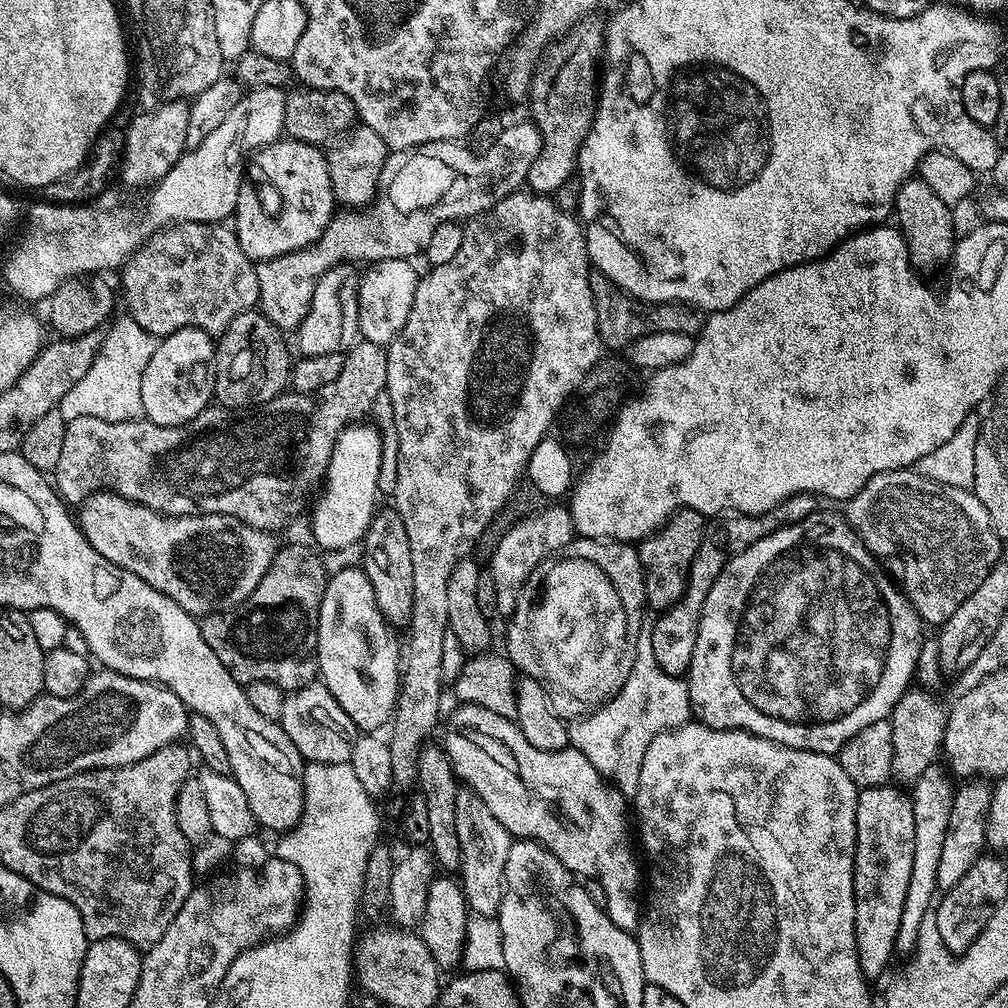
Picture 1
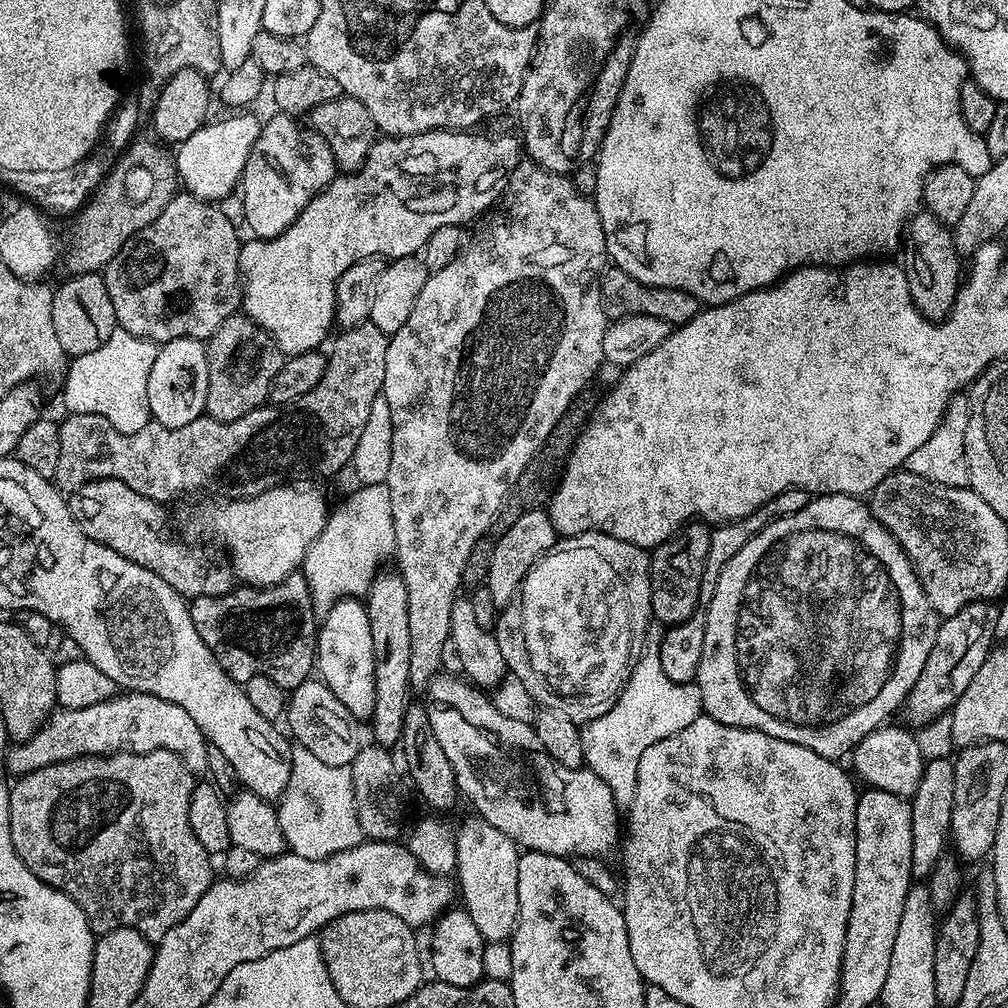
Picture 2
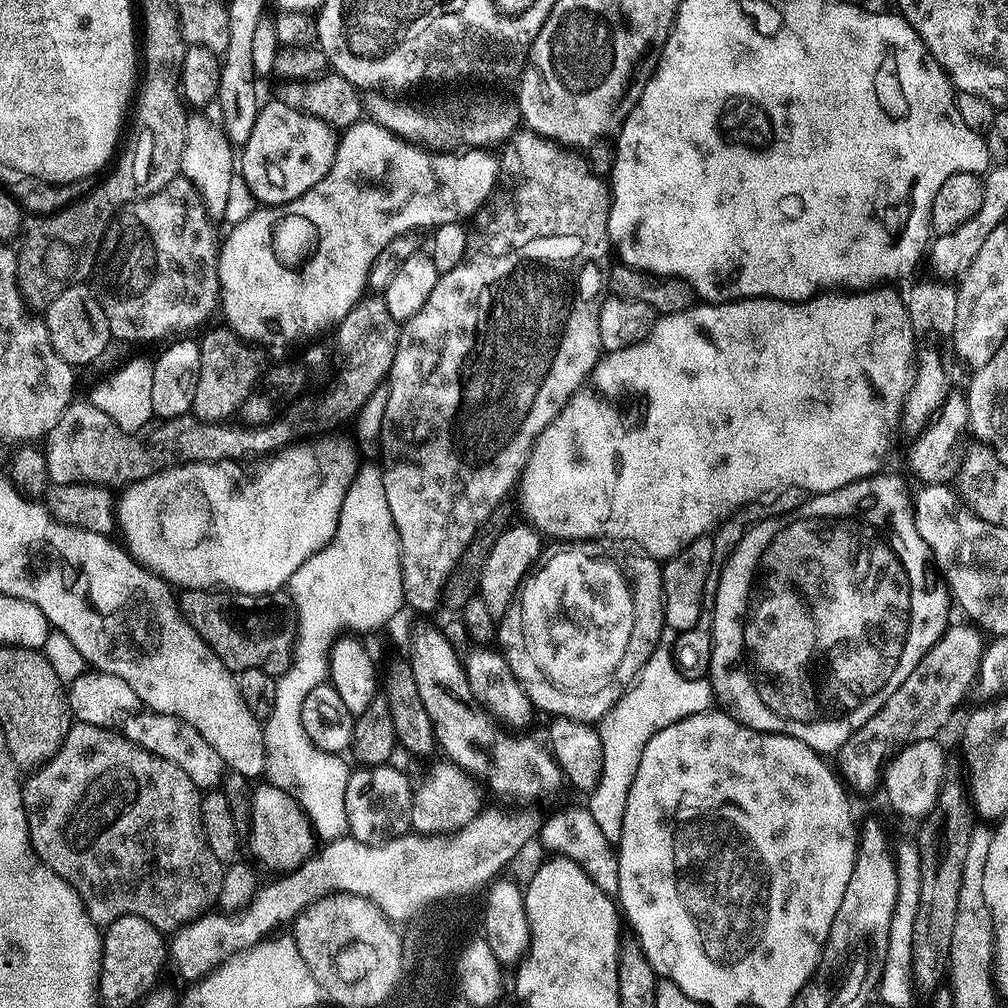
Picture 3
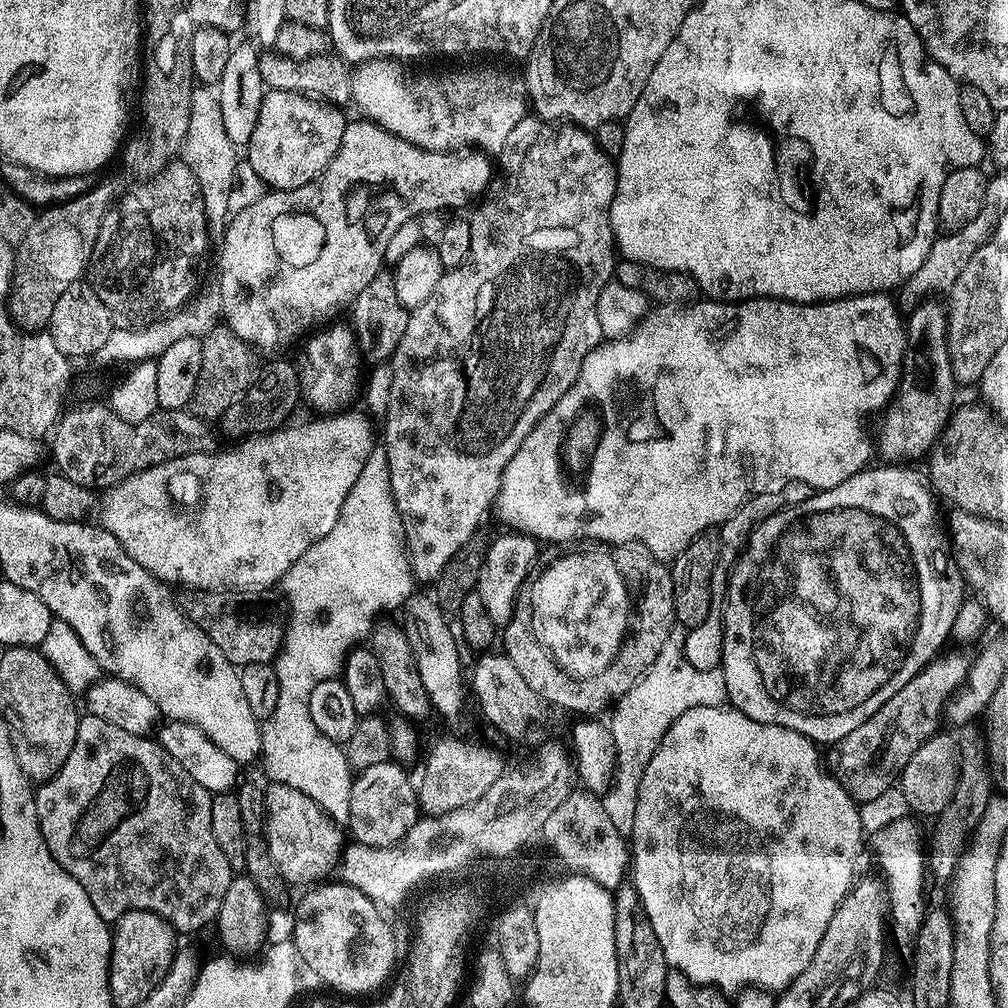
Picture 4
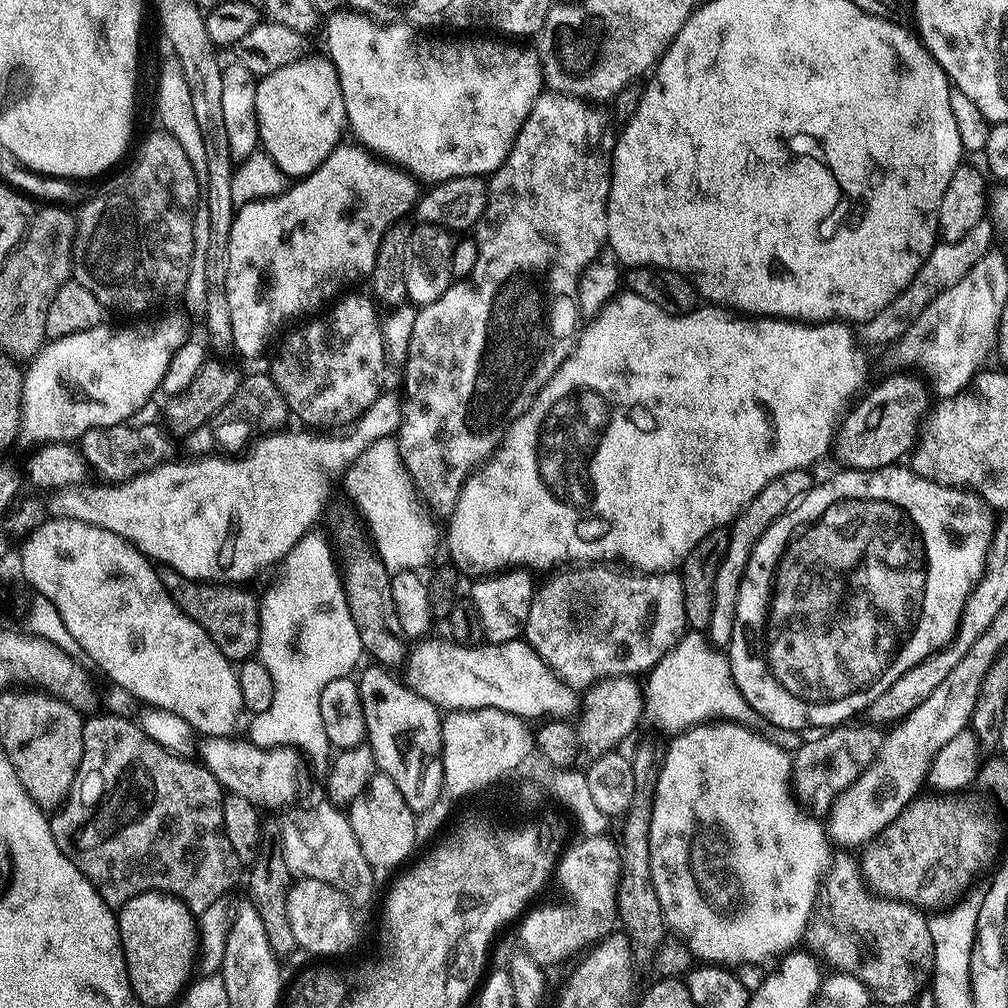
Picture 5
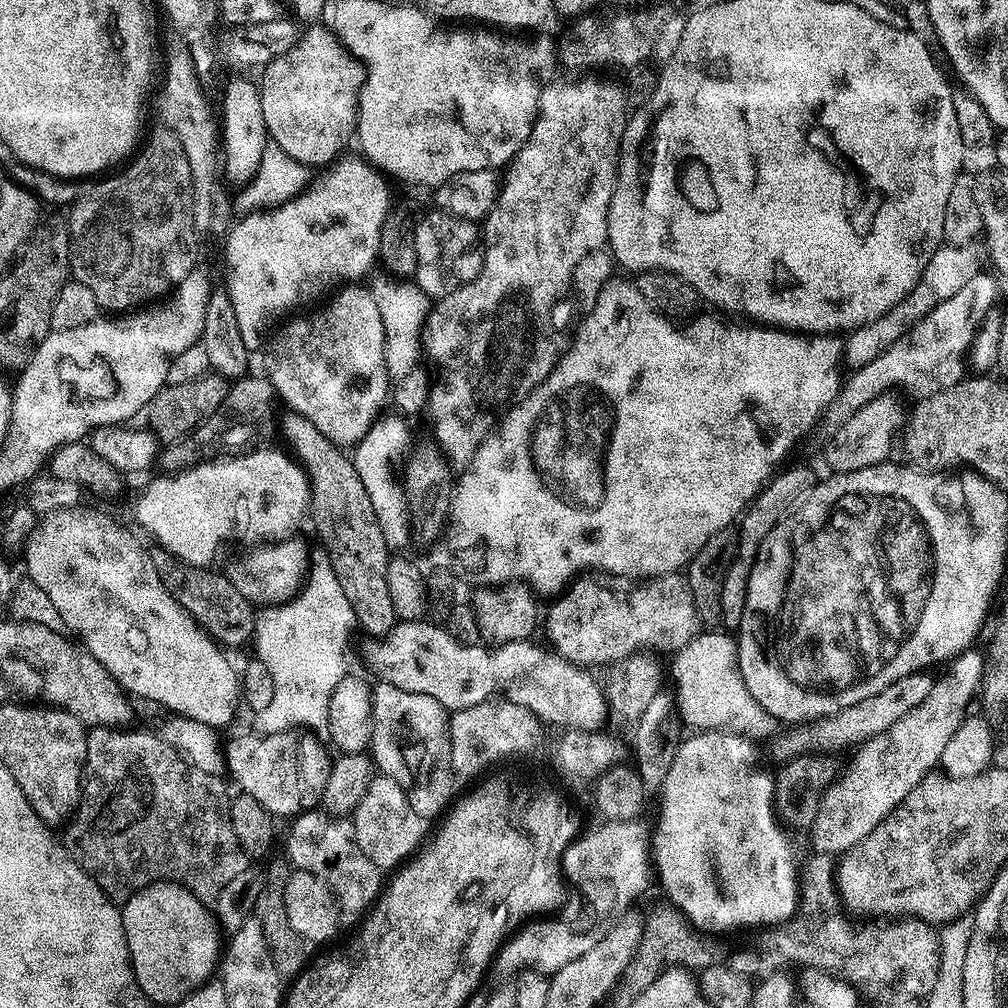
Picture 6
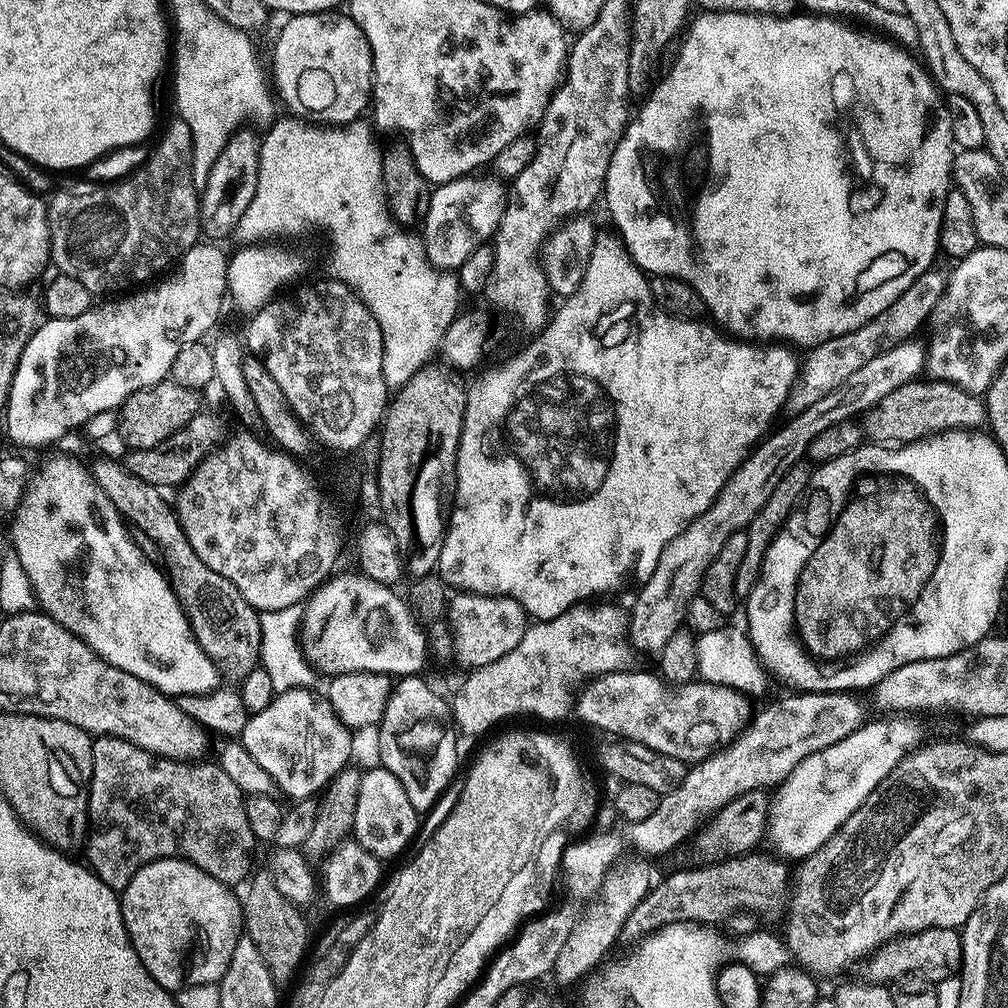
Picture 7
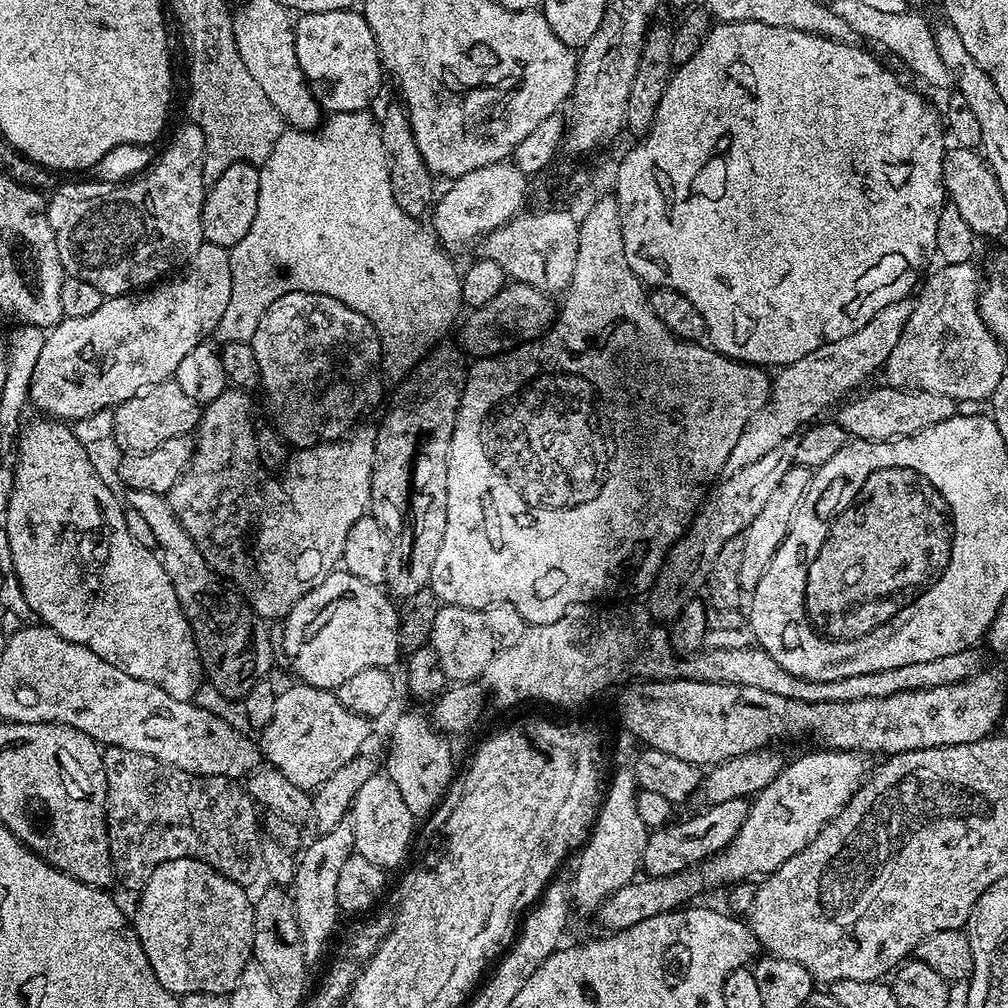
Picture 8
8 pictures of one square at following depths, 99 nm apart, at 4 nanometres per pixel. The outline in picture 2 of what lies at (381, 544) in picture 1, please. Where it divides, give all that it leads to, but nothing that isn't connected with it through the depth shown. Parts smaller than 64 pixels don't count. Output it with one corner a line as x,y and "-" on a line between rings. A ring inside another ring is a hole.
399,571
376,573
366,593
374,652
374,692
370,717
371,739
382,748
395,749
400,742
403,718
410,705
410,594

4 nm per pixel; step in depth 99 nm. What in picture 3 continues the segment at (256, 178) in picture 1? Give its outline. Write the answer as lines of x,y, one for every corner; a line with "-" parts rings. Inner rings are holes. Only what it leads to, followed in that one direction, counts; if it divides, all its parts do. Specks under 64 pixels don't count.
272,100
268,105
265,103
257,118
260,124
254,122
256,148
260,148
260,152
268,152
268,156
280,164
280,172
288,176
288,184
280,188
280,196
268,196
268,206
283,206
290,200
297,200
324,179
334,162
338,136
326,122
314,118
291,102
283,104
280,100

